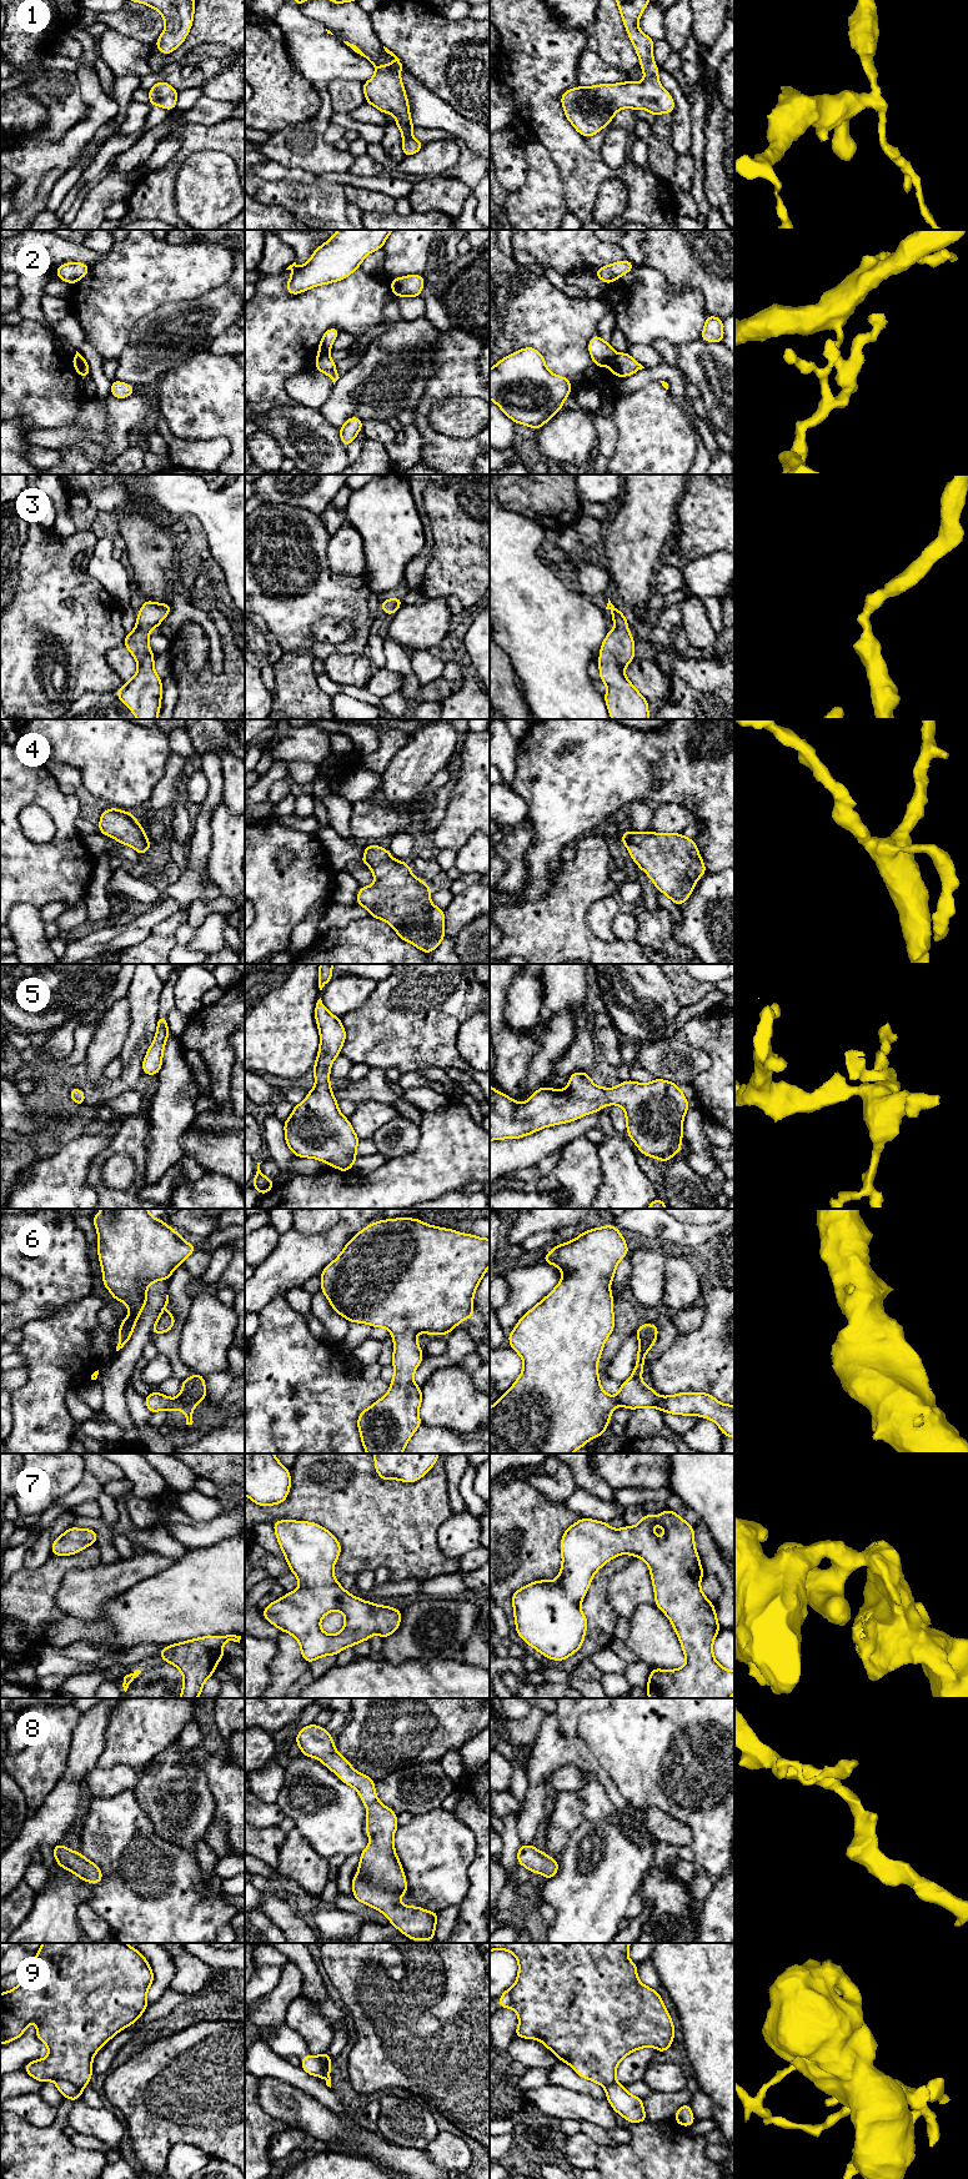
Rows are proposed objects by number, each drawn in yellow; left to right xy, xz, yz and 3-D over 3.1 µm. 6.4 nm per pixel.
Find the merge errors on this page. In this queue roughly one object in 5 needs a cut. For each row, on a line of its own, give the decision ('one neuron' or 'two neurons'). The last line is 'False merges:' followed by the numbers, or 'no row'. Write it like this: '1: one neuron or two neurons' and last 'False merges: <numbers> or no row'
1: one neuron
2: two neurons
3: one neuron
4: one neuron
5: one neuron
6: one neuron
7: one neuron
8: one neuron
9: two neurons
False merges: 2, 9

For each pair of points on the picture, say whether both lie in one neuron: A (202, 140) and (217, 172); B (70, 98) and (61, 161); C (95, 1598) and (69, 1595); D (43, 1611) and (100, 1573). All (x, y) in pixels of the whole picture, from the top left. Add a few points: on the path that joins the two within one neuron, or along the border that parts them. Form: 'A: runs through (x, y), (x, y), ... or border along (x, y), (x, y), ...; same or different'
A: border along (231, 157), (217, 151), (199, 150), (181, 164); different
B: border along (86, 114), (59, 141), (36, 141); different
C: runs through (89, 1595), (75, 1595); same
D: border along (65, 1575), (56, 1593), (56, 1605), (68, 1615); different

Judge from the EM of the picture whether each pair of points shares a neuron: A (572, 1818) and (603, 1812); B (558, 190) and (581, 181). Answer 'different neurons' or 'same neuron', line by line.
A: different neurons
B: different neurons

